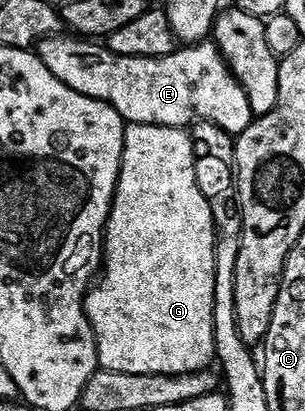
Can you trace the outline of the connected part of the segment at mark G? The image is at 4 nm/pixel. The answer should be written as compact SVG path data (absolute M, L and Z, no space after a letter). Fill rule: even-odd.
M126 123L126 132L122 138L122 146L124 154L122 157L122 167L118 170L118 183L114 187L115 199L110 203L110 216L106 219L106 230L104 232L104 258L101 265L100 274L97 276L96 282L87 290L86 293L86 316L90 322L90 328L94 334L95 351L98 354L98 365L103 371L119 371L120 373L168 373L175 375L176 373L184 373L185 371L195 370L196 365L206 365L215 358L213 347L212 333L212 277L214 276L214 222L212 221L212 209L210 202L204 197L204 193L200 193L200 189L196 185L196 173L194 172L194 150L190 144L189 134L183 128L171 127L169 129L156 129L153 123Z

